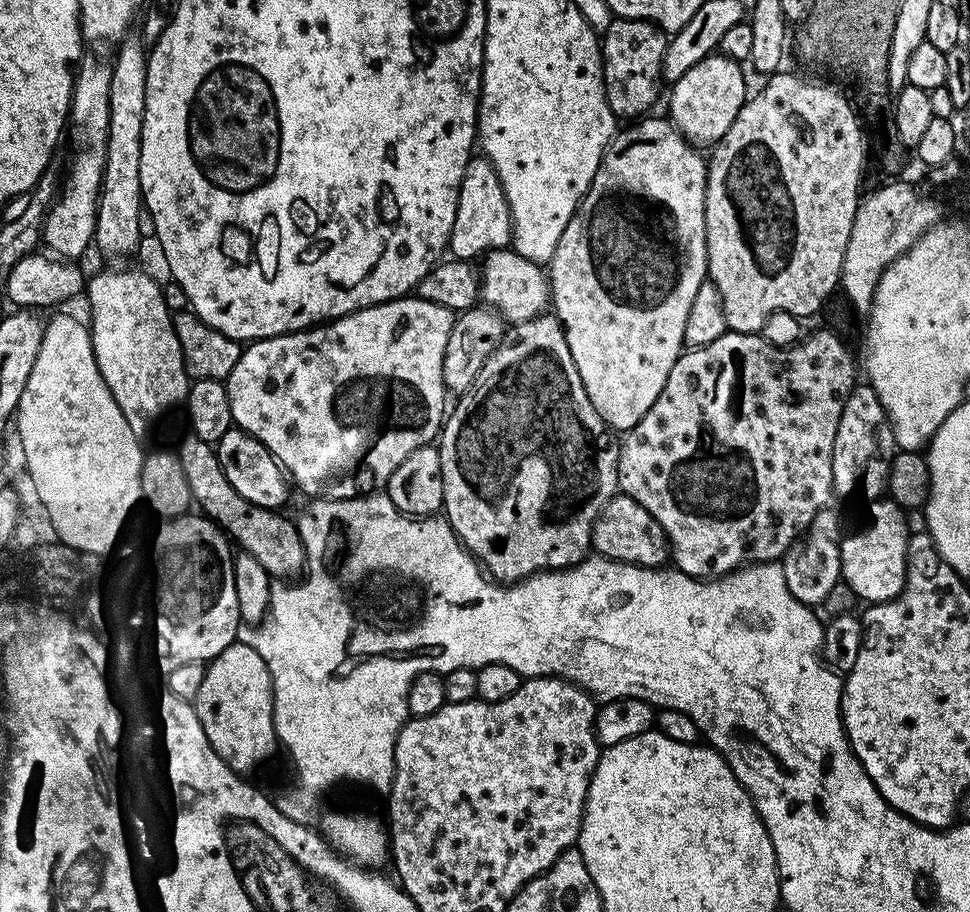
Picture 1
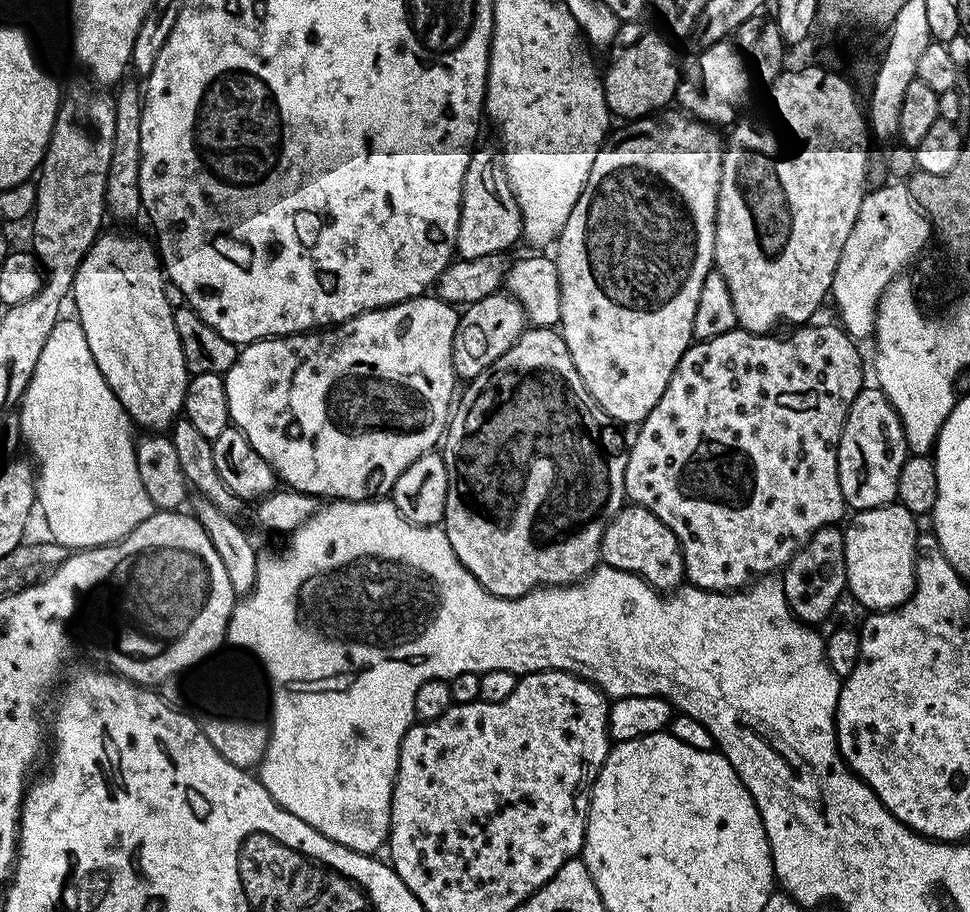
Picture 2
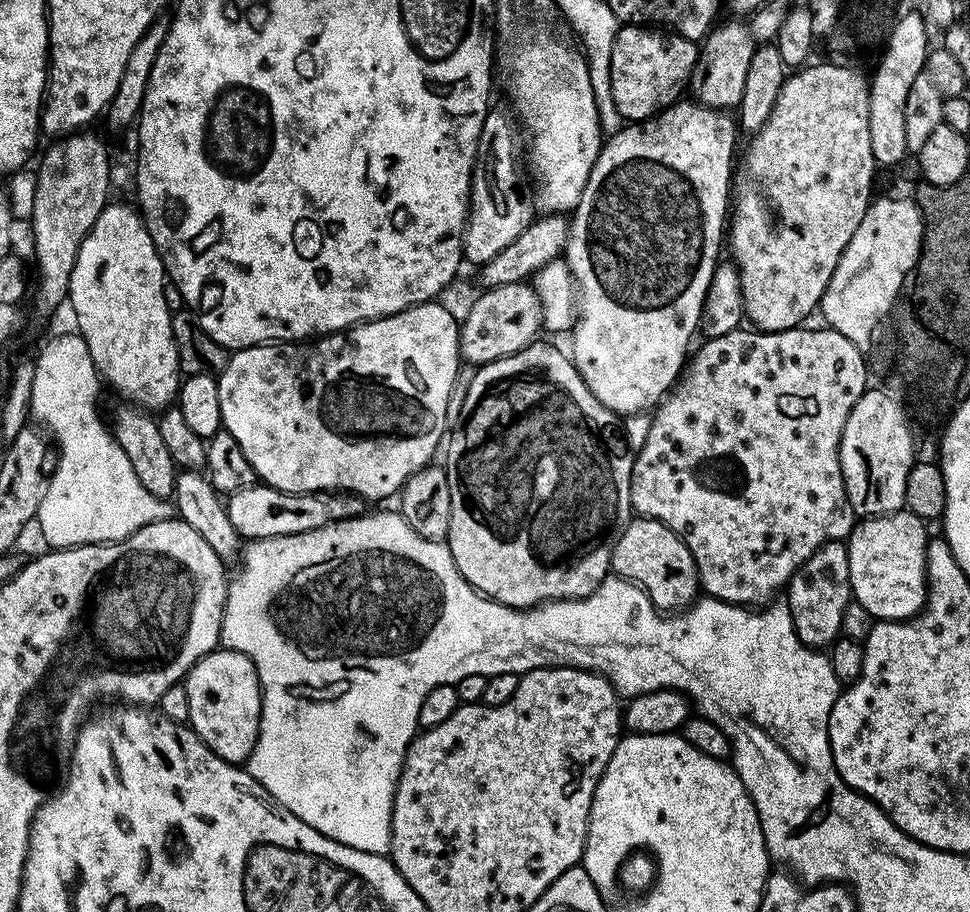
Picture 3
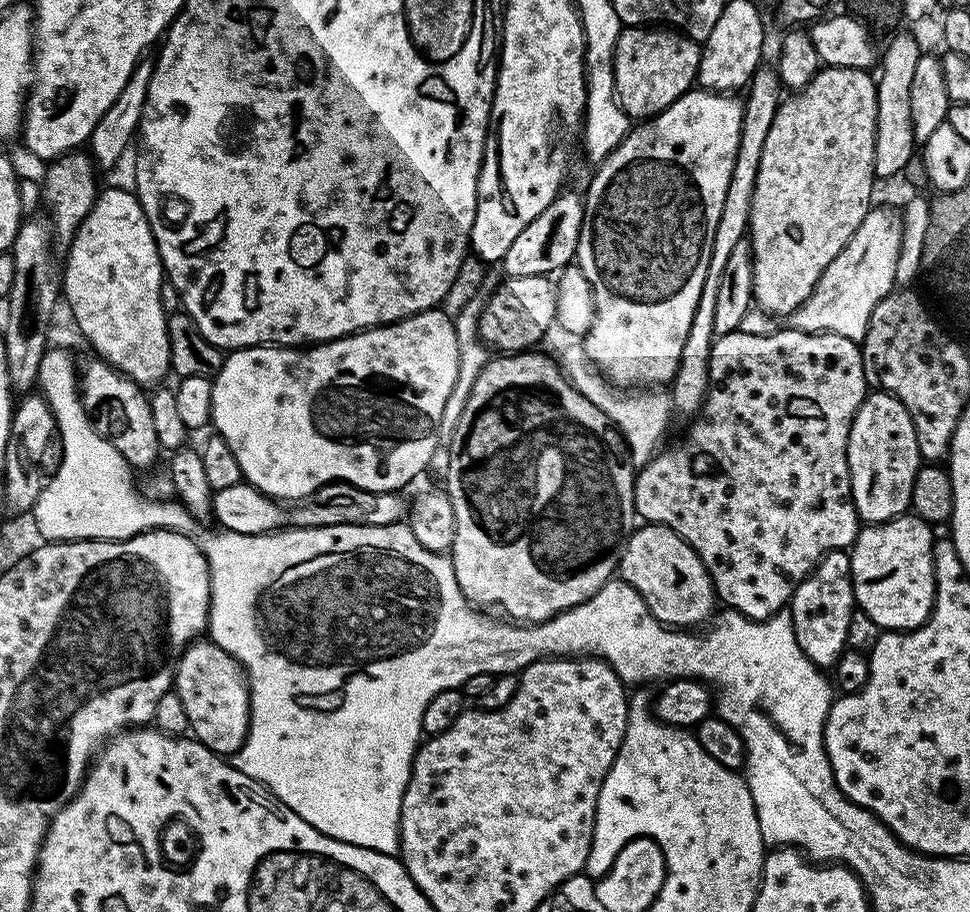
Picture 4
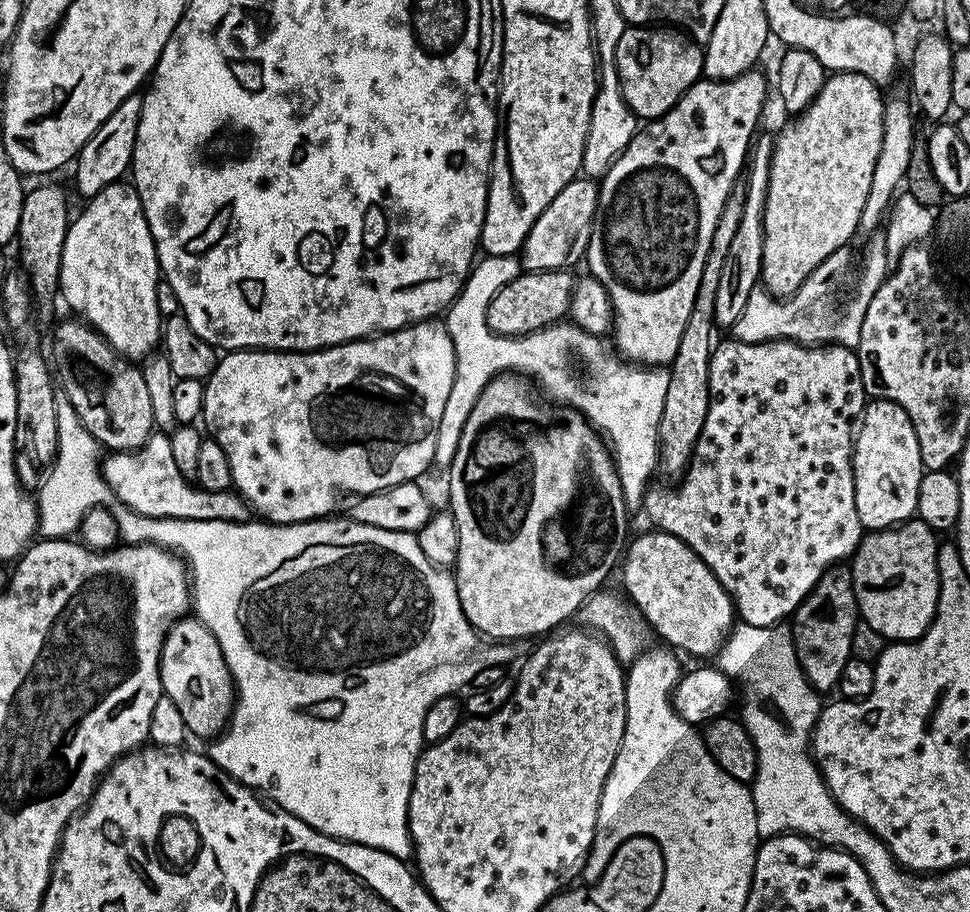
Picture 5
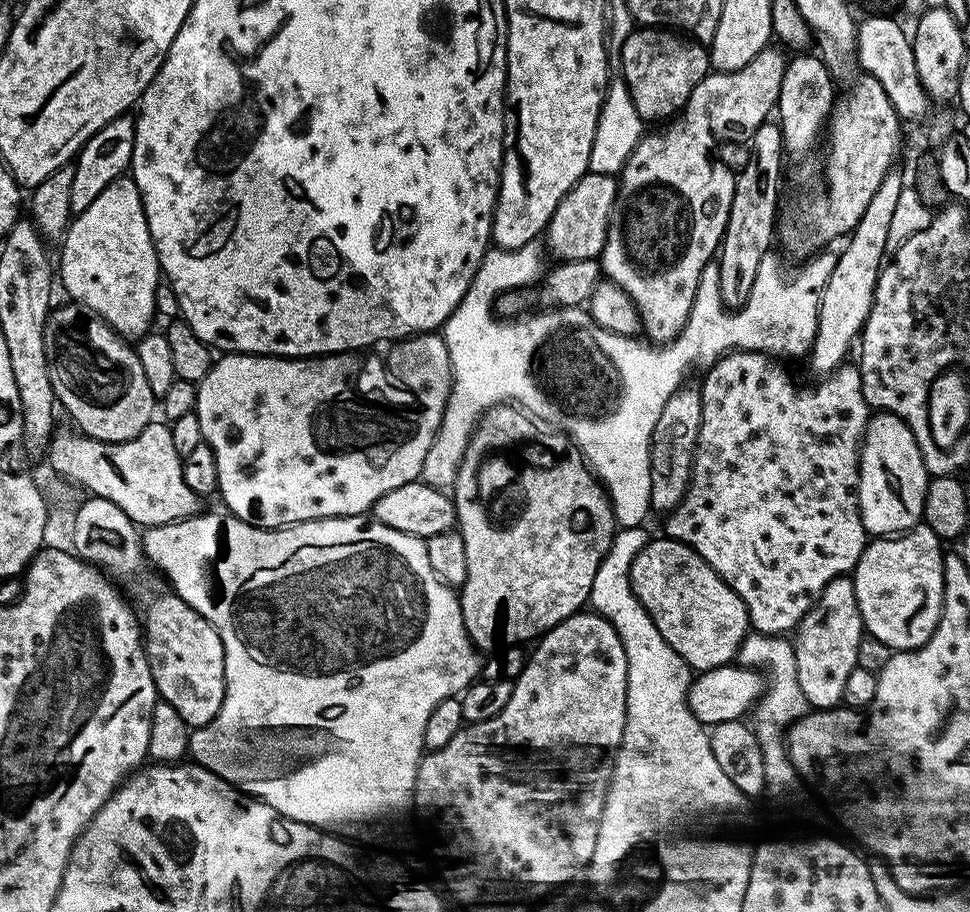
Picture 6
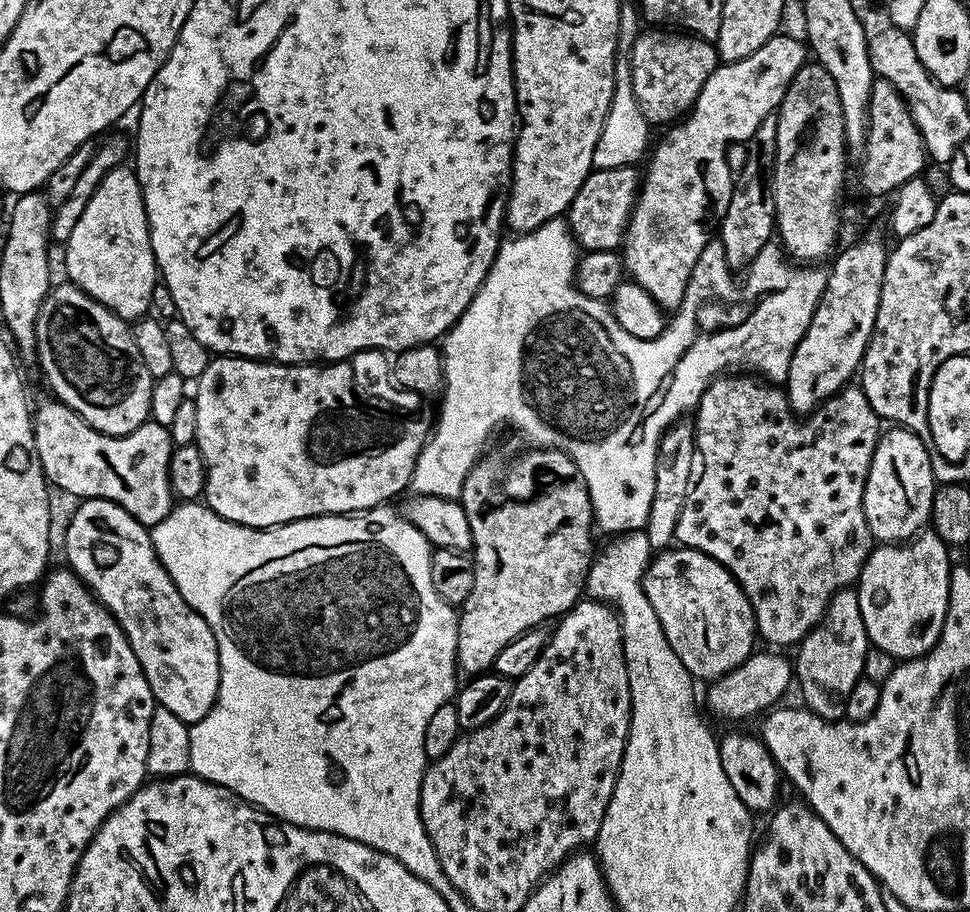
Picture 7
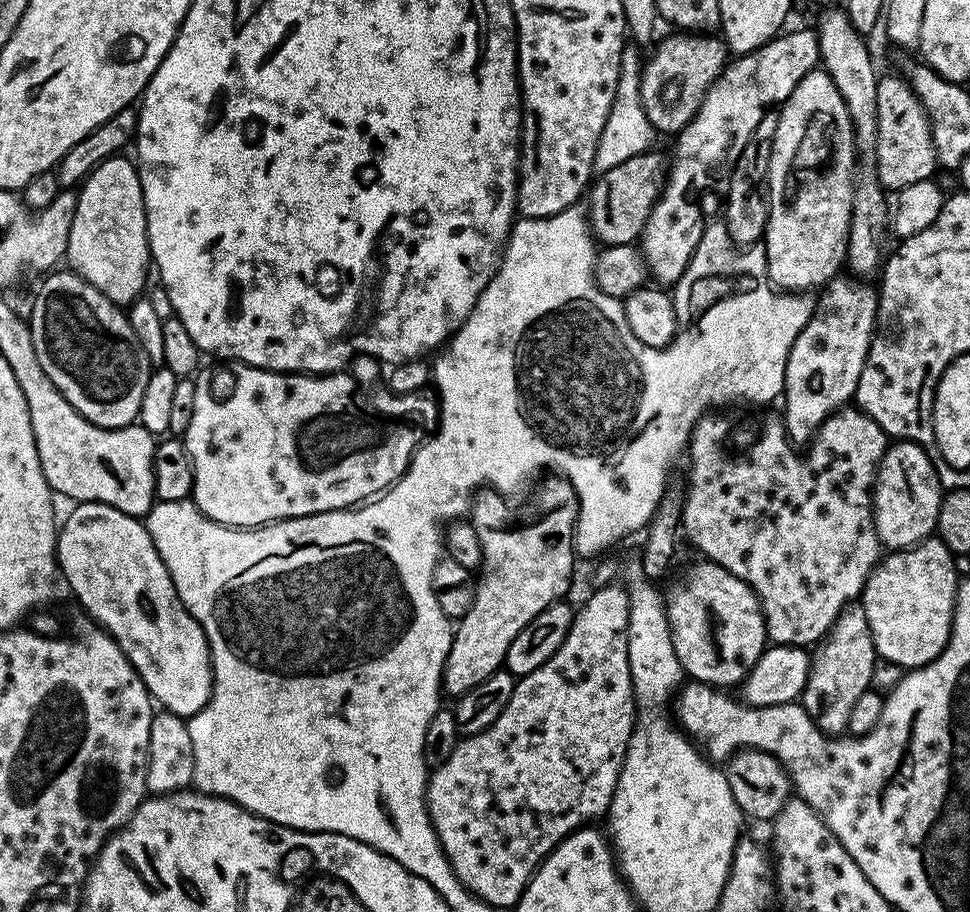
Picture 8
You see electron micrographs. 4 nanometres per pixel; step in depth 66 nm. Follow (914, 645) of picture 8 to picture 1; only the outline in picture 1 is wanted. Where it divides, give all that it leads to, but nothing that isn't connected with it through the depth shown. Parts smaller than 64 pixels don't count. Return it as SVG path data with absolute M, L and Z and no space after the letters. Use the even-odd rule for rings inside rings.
M891 498L873 500L867 505L864 517L860 525L853 532L845 531L840 541L840 575L843 583L854 590L854 594L868 604L881 604L887 600L893 600L904 591L906 582L906 550L908 549L908 537L910 527L905 509L899 508Z

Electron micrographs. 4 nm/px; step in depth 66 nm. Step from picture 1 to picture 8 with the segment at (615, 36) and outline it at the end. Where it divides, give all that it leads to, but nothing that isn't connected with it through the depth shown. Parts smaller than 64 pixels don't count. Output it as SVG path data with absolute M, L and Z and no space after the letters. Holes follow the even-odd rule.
M680 30L651 49L652 57L643 61L640 69L642 108L657 133L679 134L696 116L710 86L726 67L730 53L716 34L693 34ZM657 47L657 48L656 48ZM656 48L656 49L655 49ZM725 59L725 60L724 60Z

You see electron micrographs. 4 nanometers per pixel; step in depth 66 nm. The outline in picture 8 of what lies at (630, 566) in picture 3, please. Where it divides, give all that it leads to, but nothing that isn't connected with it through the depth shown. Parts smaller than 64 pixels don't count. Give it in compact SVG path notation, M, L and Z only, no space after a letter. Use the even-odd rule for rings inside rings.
M707 558L697 559L697 564L692 564L672 585L669 586L668 592L666 588L666 607L668 609L668 625L670 626L670 634L674 642L674 654L678 654L678 662L684 667L685 673L693 681L702 684L711 684L717 690L731 689L731 684L739 685L744 677L748 675L749 670L756 665L758 658L765 650L769 643L768 631L764 625L764 615L760 609L760 599L754 594L754 590L746 582L742 582L742 578L738 578L734 574L730 574L730 570L726 570L721 564L713 564Z

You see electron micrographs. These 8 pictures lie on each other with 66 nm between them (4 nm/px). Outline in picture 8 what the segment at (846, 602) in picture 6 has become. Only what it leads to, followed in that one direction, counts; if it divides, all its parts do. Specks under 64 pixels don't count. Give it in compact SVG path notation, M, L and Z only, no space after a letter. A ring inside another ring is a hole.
M863 603L847 604L823 640L811 649L808 677L802 693L804 709L825 736L842 736L848 732L850 709L862 693L872 688L872 671L877 659Z

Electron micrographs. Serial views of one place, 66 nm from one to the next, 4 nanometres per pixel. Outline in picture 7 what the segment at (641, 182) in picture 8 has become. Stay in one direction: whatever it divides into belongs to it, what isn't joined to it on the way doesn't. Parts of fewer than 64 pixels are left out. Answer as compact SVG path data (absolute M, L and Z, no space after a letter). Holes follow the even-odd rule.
M635 167L597 168L582 182L574 202L568 207L566 223L573 240L584 252L611 252L619 249L624 242L624 232L628 228L628 218L642 179Z

